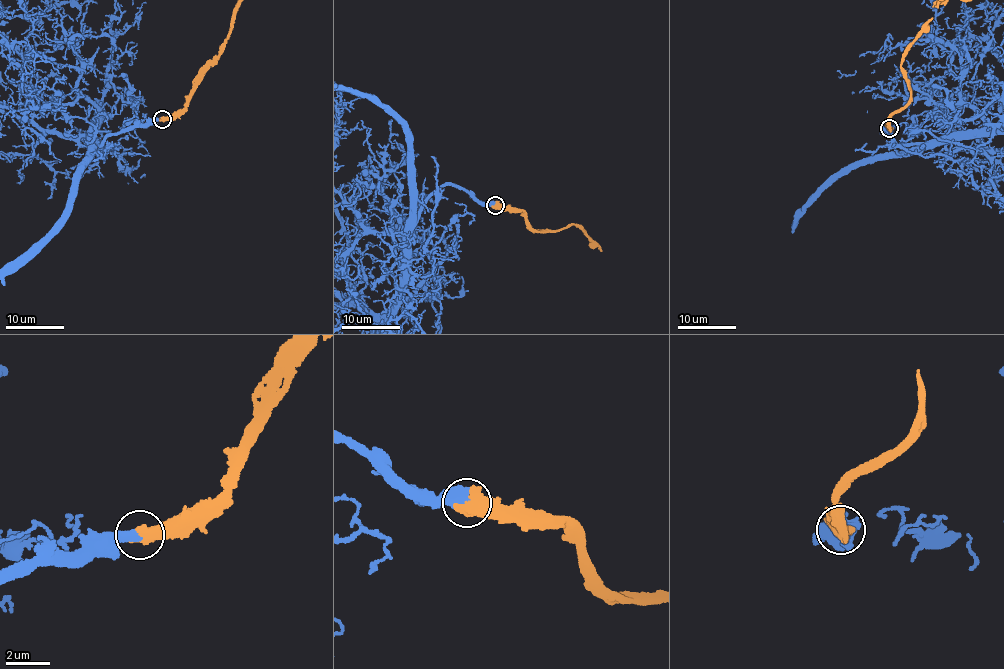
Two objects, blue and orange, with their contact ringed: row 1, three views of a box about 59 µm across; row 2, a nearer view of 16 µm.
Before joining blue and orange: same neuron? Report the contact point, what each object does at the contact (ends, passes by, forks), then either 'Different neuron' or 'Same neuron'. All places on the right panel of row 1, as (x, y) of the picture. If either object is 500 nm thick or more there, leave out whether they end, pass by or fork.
Place: (889, 128). Same neuron

